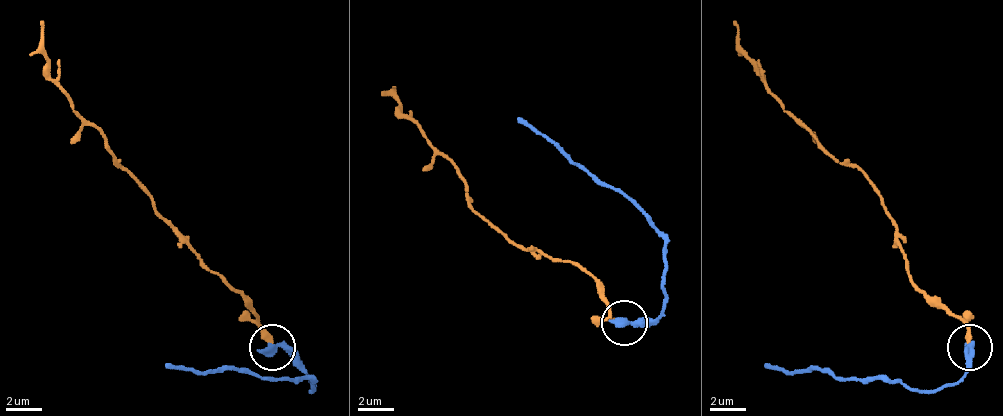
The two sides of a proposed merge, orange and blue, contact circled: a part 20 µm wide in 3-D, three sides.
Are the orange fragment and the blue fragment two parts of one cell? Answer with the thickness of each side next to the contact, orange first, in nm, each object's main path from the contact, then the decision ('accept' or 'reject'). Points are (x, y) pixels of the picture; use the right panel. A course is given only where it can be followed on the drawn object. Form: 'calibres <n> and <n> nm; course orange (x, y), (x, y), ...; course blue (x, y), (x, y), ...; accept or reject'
calibres 260 and 440 nm; course orange (968, 346), (968, 328), (918, 287), (895, 219), (855, 165), (841, 165), (768, 87), (732, 19); course blue (968, 346), (968, 369), (954, 382), (932, 391), (764, 364); reject

